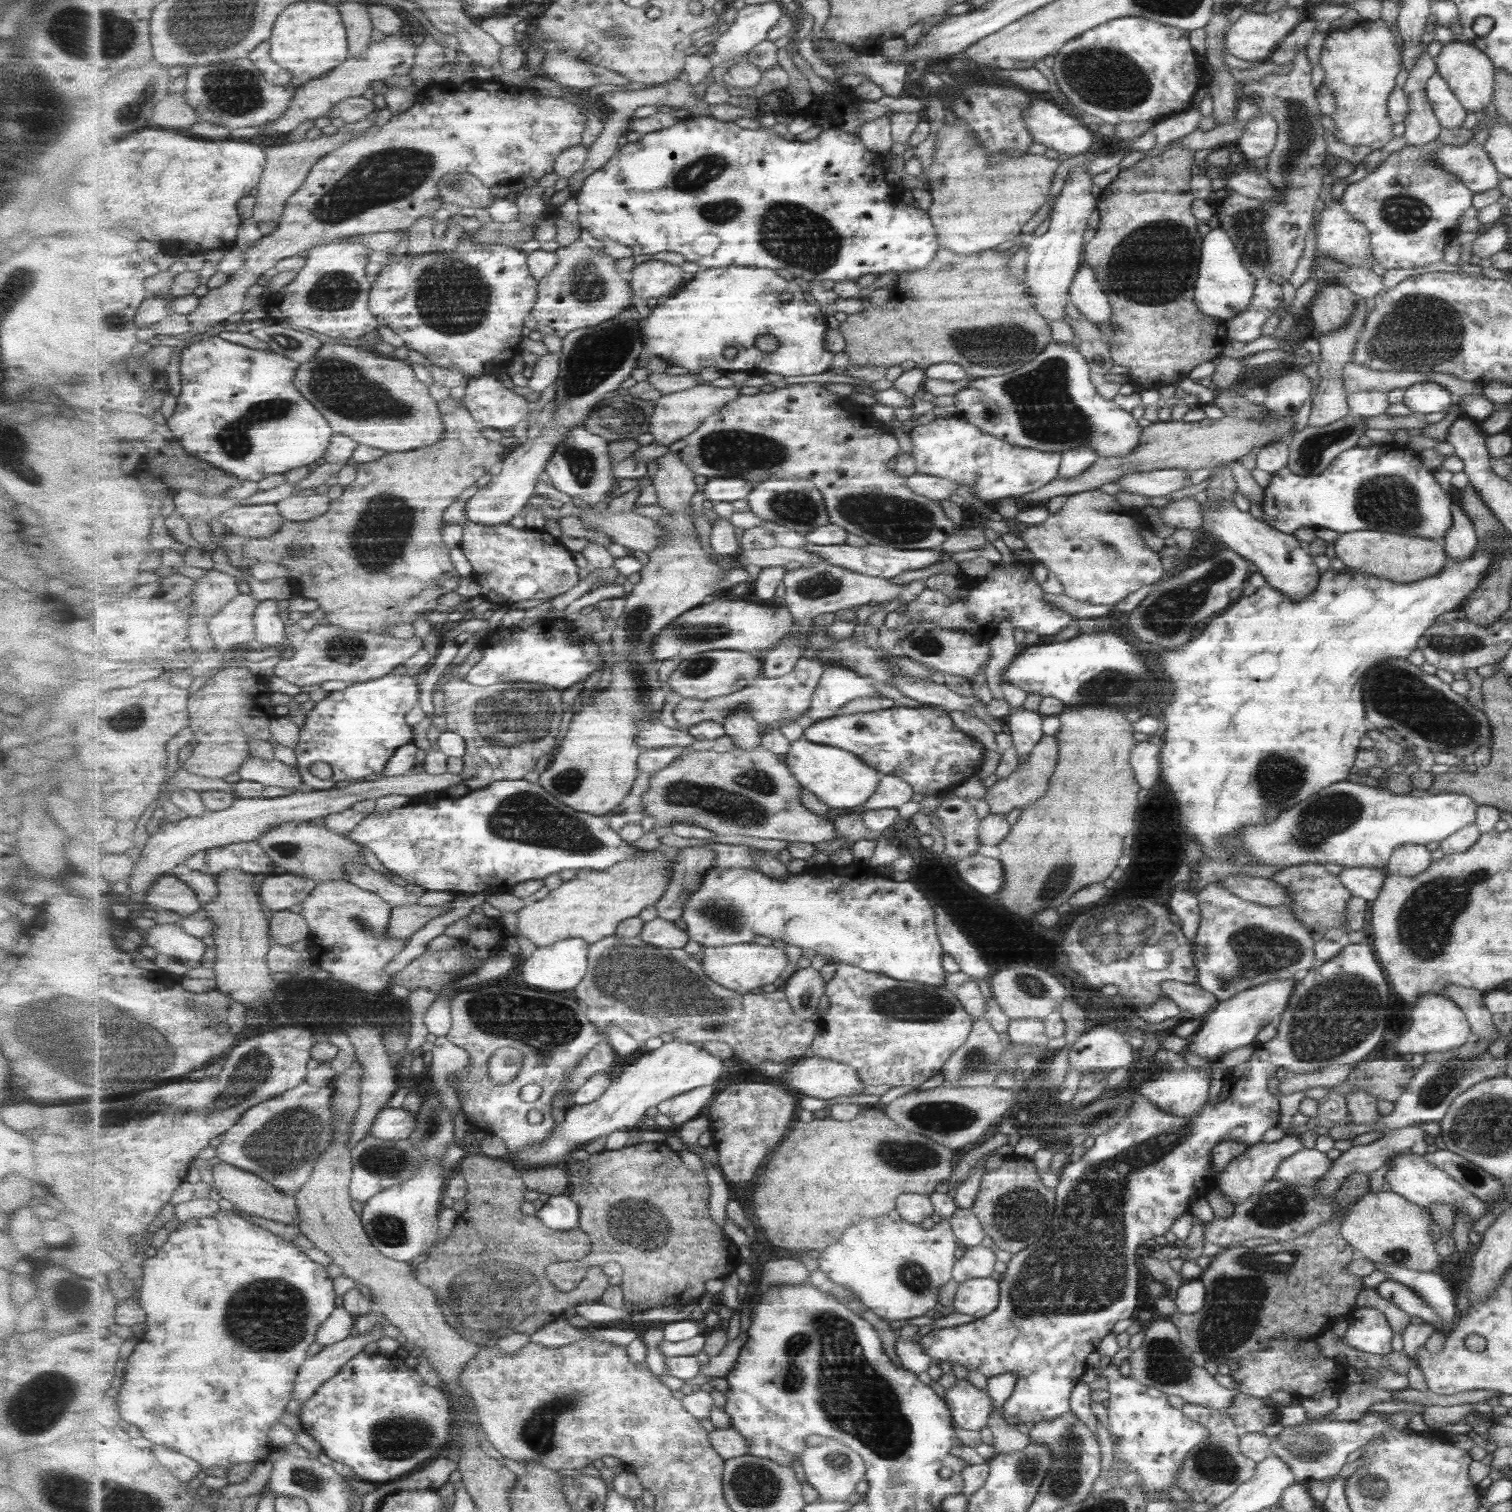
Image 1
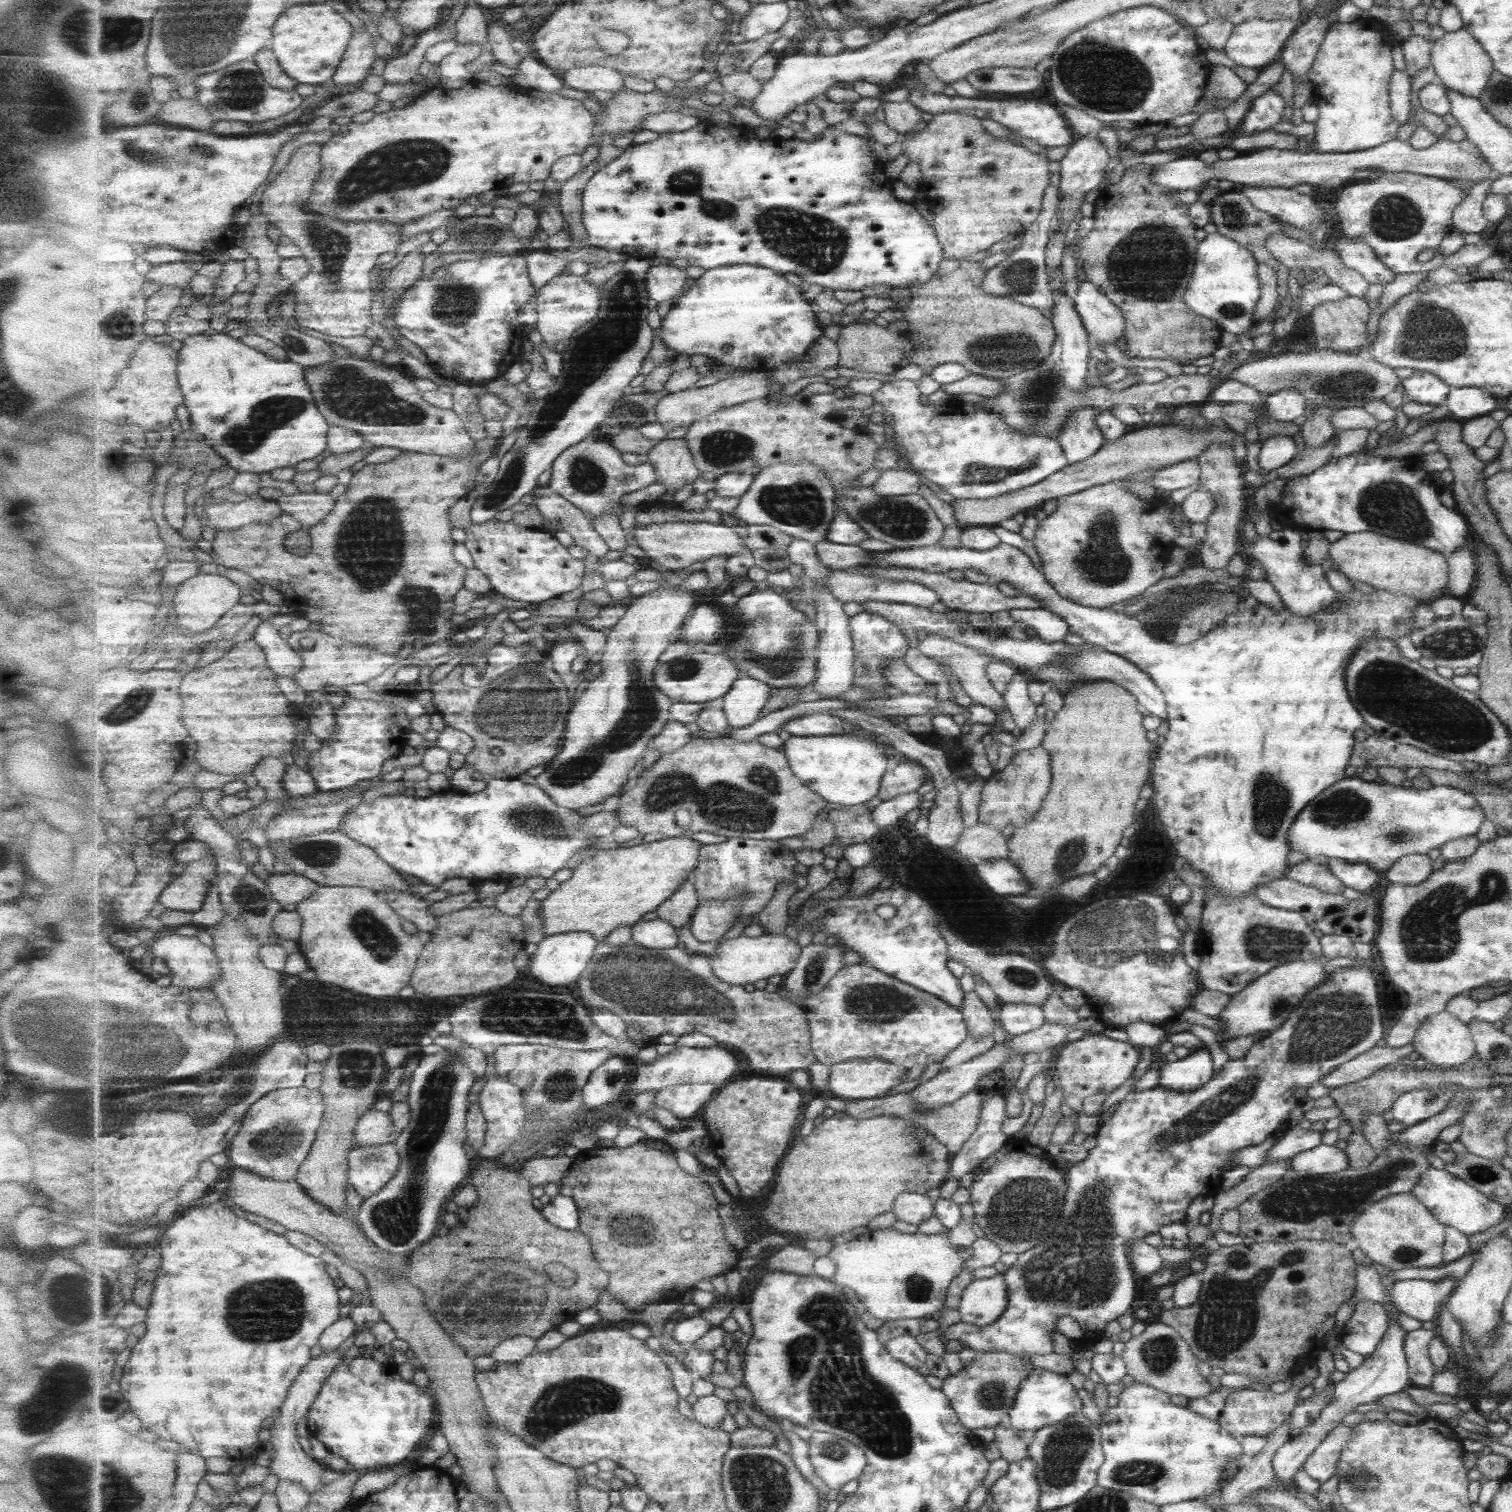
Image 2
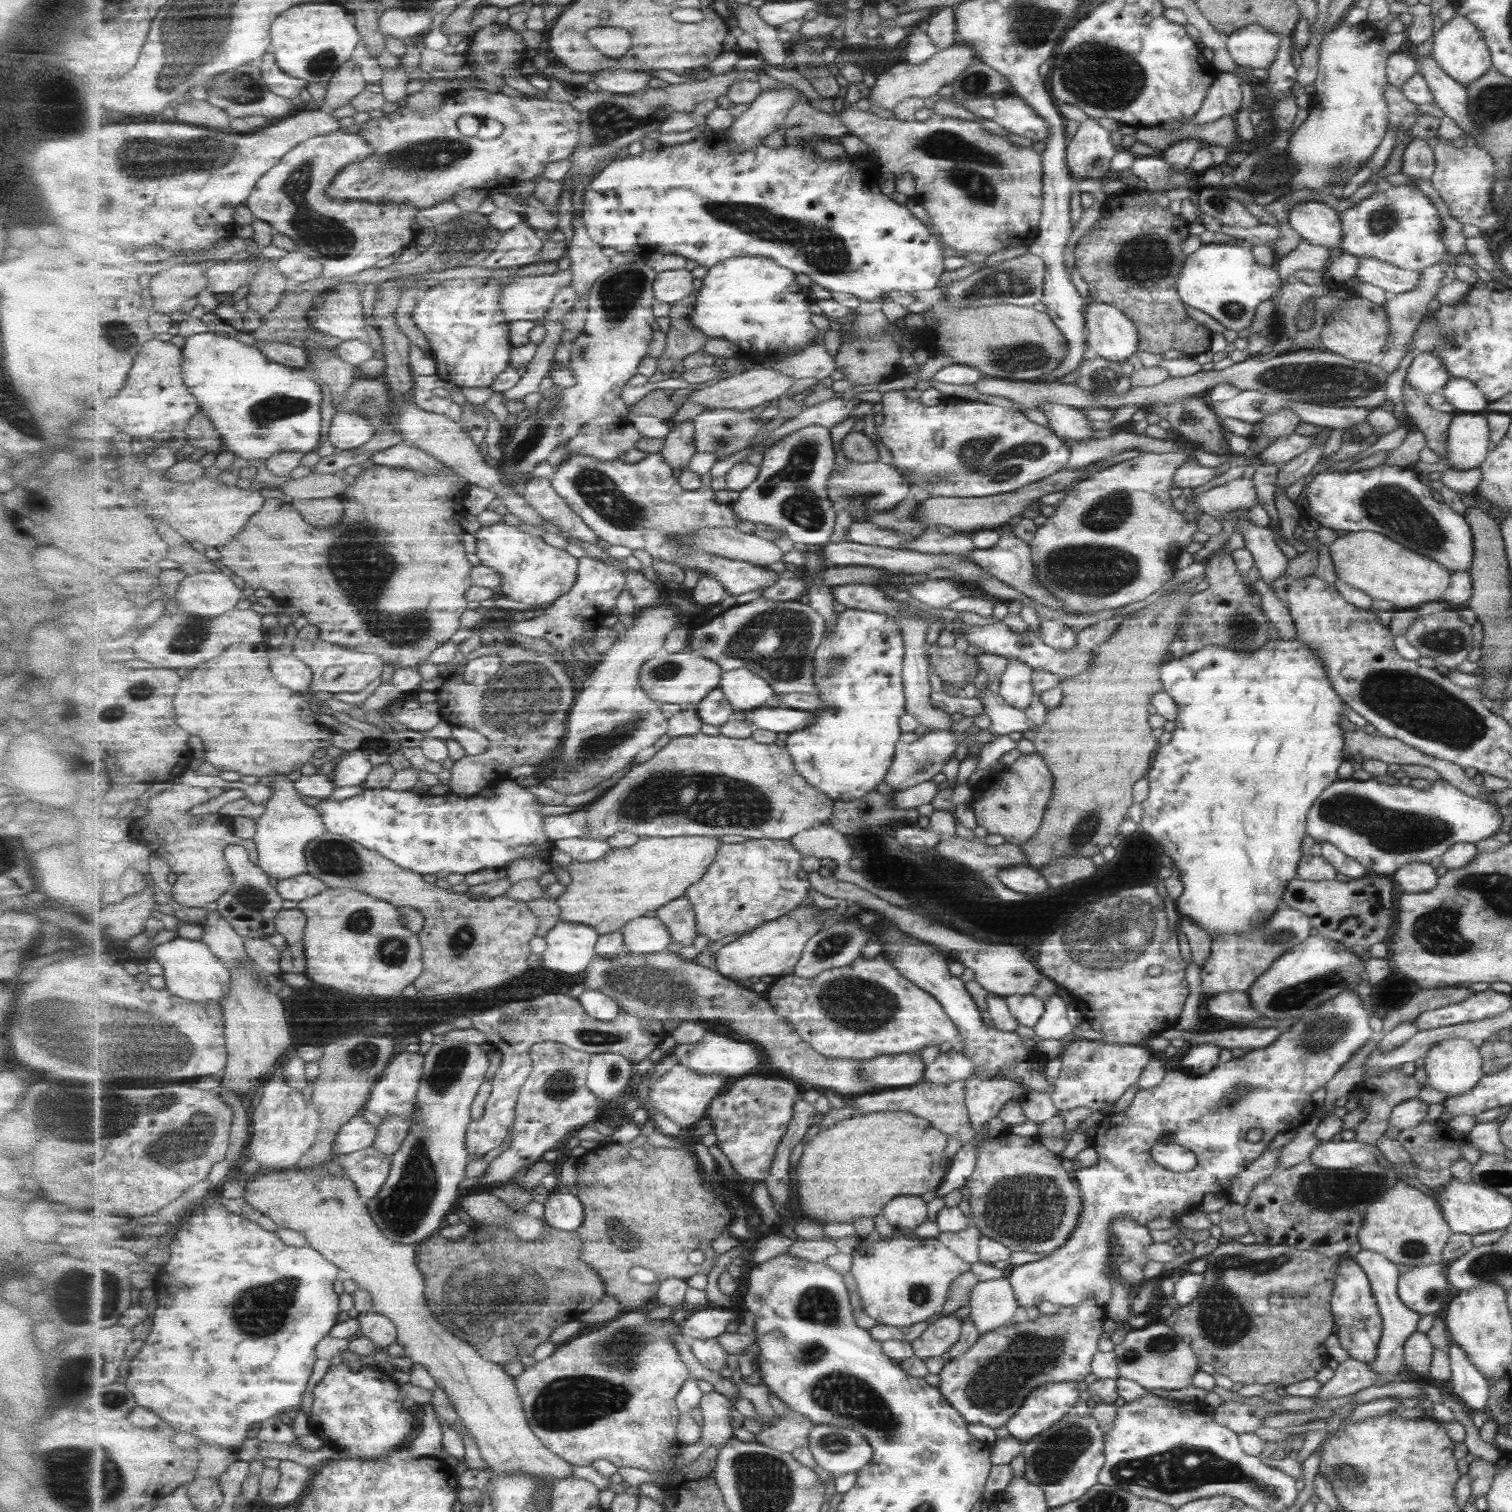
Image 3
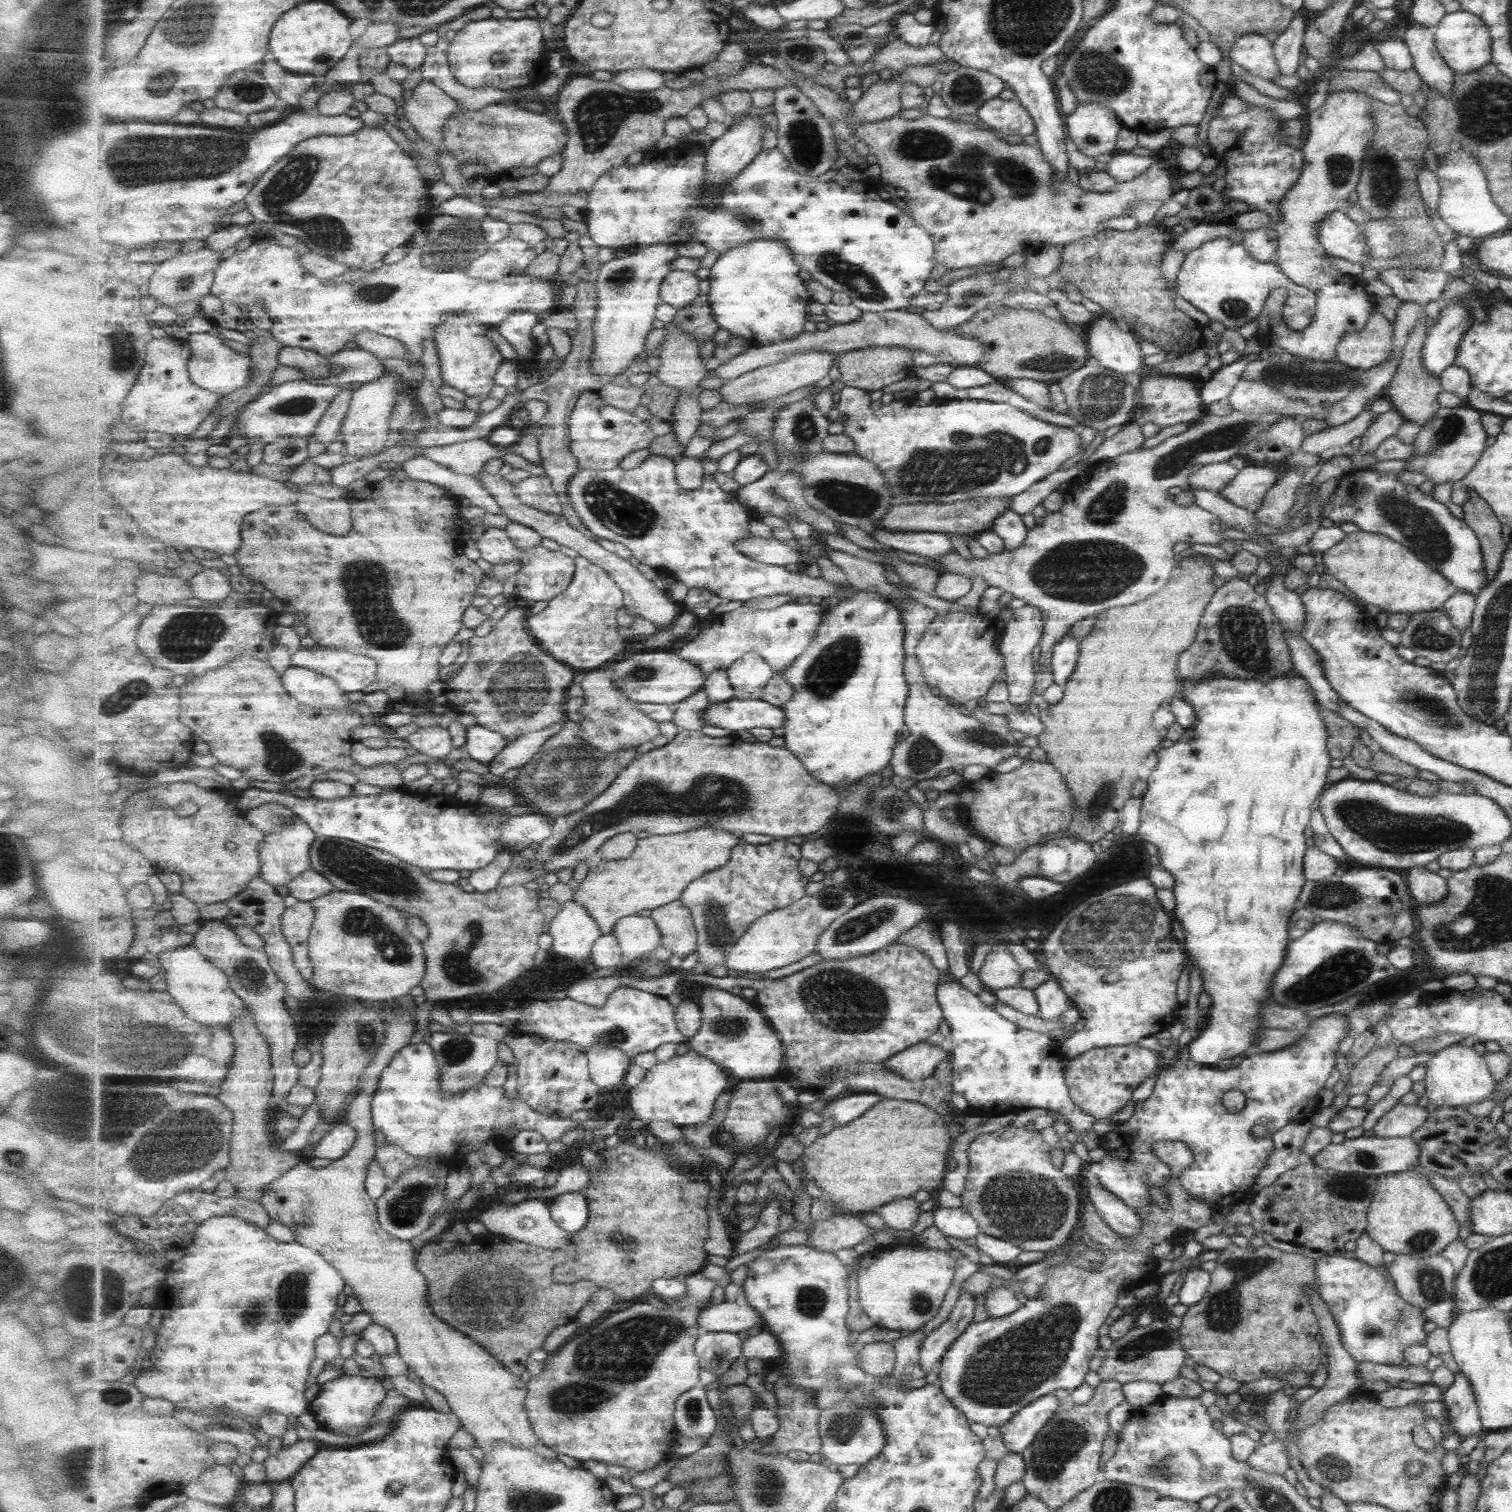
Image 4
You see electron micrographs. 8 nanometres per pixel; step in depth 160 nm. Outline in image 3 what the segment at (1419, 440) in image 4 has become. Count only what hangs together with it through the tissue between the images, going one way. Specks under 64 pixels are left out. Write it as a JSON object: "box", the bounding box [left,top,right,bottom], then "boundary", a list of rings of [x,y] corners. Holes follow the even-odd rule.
{"box":[1444,413,1489,470],"boundary":[[[1453,413],[1444,443],[1444,460],[1452,470],[1478,468],[1489,446],[1486,418],[1474,413]]]}

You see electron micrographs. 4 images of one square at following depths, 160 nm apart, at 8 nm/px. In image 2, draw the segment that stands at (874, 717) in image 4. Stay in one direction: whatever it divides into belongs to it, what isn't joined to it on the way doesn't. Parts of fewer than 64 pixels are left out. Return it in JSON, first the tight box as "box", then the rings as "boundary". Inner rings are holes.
{"box":[784,610,910,807],"boundary":[[[864,610],[850,617],[850,627],[856,652],[855,687],[873,693],[870,700],[889,699],[887,688],[891,687],[891,683],[885,680],[885,676],[881,672],[881,663],[891,659],[904,660],[904,656],[910,649],[909,639],[894,621],[887,620],[879,614],[871,614]],[[859,728],[857,732],[845,736],[791,737],[786,742],[784,752],[793,772],[823,800],[837,807],[857,806],[878,796],[885,773],[894,765],[892,758],[886,753],[887,746],[873,736],[871,732]]]}

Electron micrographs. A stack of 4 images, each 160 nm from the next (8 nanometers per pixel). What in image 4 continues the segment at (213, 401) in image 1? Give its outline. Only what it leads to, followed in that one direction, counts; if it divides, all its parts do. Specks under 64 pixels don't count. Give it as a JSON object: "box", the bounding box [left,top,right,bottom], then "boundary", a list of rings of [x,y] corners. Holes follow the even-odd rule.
{"box":[188,332,341,446],"boundary":[[[203,332],[202,334],[190,335],[188,345],[192,350],[188,369],[191,380],[197,386],[221,396],[227,396],[227,394],[235,393],[252,382],[252,371],[248,371],[248,368],[252,366],[252,357],[231,350],[223,342],[223,337]],[[307,378],[287,381],[272,386],[268,392],[245,406],[235,426],[244,432],[245,437],[249,440],[249,446],[255,441],[264,442],[267,446],[280,438],[293,437],[309,440],[325,411],[341,391],[340,386],[315,384],[313,380]]]}

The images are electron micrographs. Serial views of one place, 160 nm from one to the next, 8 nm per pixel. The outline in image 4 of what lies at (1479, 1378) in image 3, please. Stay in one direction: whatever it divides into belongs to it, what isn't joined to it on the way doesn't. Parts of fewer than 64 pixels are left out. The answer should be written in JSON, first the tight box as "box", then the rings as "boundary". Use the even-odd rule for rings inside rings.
{"box":[1439,1372,1484,1440],"boundary":[[[1460,1372],[1454,1374],[1454,1383],[1443,1390],[1439,1401],[1445,1407],[1442,1419],[1448,1422],[1446,1432],[1457,1435],[1461,1440],[1467,1436],[1484,1435],[1472,1390]]]}

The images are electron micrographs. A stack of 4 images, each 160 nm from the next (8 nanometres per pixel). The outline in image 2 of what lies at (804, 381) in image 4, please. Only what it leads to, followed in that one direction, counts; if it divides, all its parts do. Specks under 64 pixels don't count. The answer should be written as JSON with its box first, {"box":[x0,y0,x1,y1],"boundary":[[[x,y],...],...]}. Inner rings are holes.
{"box":[656,371,773,432],"boundary":[[[750,371],[738,377],[729,377],[717,381],[703,388],[689,388],[687,390],[670,393],[659,401],[656,408],[657,421],[667,432],[685,426],[689,428],[696,420],[709,416],[724,408],[737,406],[752,400],[763,400],[769,396],[769,384],[773,382],[770,372]]]}

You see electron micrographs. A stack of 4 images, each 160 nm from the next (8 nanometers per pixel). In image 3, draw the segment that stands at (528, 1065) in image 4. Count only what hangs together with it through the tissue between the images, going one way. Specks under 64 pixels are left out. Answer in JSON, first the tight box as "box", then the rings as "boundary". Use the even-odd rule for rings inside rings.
{"box":[477,1041,601,1186],"boundary":[[[553,1041],[533,1044],[529,1054],[532,1070],[518,1096],[516,1119],[514,1120],[510,1145],[490,1162],[486,1174],[482,1179],[478,1180],[477,1185],[485,1186],[492,1185],[492,1183],[507,1183],[511,1181],[513,1176],[517,1176],[523,1168],[529,1169],[535,1162],[540,1162],[545,1152],[555,1150],[561,1138],[567,1136],[567,1132],[571,1132],[573,1129],[581,1129],[598,1118],[597,1114],[599,1114],[601,1100],[592,1090],[589,1090],[586,1083],[588,1081],[591,1054]]]}

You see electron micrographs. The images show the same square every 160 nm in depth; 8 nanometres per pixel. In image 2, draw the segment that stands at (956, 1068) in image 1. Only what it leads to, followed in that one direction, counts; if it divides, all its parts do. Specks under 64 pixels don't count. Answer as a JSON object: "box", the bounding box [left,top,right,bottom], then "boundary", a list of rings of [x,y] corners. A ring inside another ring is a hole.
{"box":[962,990,993,1037],"boundary":[[[974,990],[966,994],[962,1012],[971,1036],[982,1037],[993,1034],[992,1010]]]}

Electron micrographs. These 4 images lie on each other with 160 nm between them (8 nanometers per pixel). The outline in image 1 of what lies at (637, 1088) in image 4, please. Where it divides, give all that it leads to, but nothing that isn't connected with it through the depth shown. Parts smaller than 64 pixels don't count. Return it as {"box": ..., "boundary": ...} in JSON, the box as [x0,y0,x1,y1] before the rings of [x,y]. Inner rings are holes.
{"box":[657,1086,715,1125],"boundary":[[[704,1086],[685,1094],[664,1100],[657,1108],[658,1112],[673,1120],[674,1125],[685,1124],[697,1118],[703,1108],[709,1107],[711,1098],[715,1096],[715,1086]]]}

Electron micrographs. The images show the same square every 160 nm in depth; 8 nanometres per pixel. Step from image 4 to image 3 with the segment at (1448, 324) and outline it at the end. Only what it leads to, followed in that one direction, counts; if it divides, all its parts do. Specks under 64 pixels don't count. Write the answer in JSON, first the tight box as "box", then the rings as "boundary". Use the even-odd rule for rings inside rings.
{"box":[1404,353,1449,396],"boundary":[[[1433,353],[1415,355],[1407,368],[1404,383],[1423,396],[1439,392],[1448,381],[1449,373],[1441,364],[1441,359]]]}

